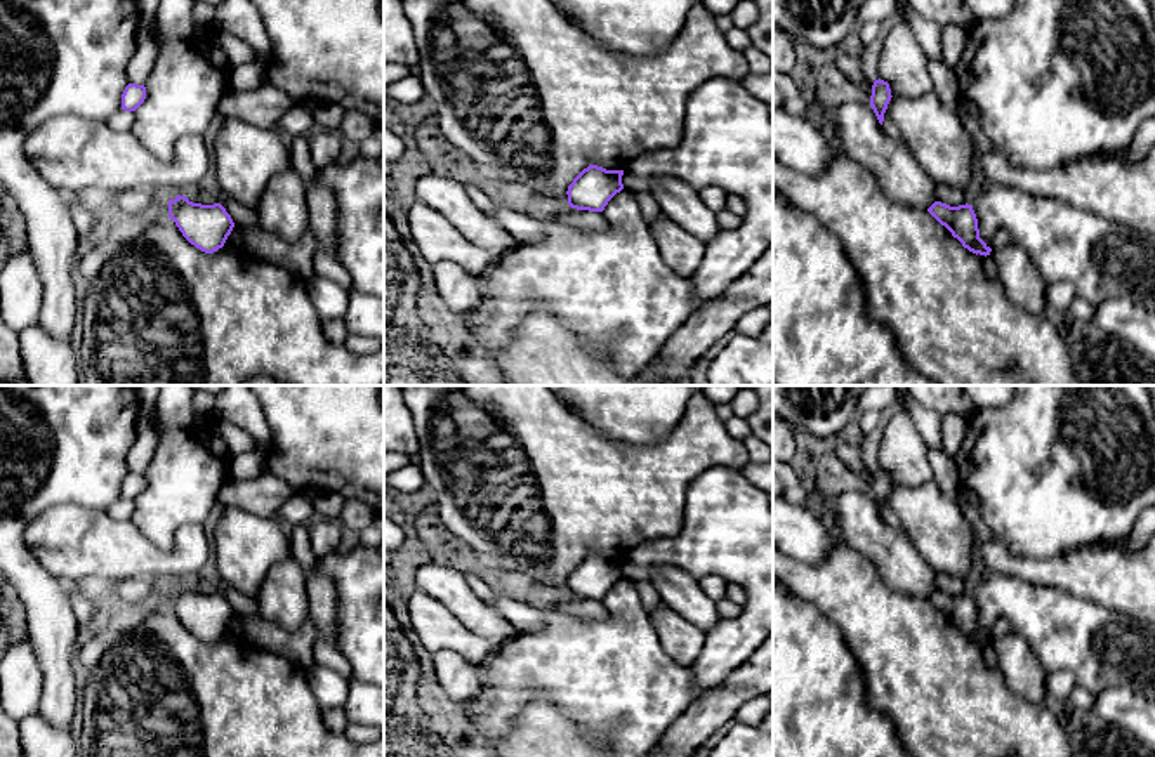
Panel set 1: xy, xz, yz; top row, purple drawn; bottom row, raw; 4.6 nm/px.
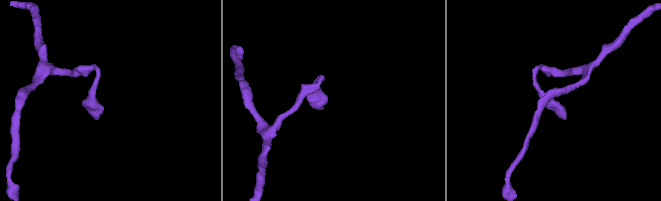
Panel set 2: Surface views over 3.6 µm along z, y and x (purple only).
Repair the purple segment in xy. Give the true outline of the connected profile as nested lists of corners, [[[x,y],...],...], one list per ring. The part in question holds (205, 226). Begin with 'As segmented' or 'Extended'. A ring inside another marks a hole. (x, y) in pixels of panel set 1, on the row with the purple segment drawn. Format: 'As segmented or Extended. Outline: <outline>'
As segmented. Outline: [[[179,194],[168,200],[168,217],[186,240],[205,253],[222,248],[234,227],[231,215],[221,203],[193,203]]]

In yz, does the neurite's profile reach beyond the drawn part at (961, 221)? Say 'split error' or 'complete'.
complete

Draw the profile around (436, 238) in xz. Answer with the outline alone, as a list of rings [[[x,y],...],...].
[[[419,200],[408,212],[412,243],[422,257],[436,266],[452,262],[479,276],[488,266],[488,253],[471,243],[445,215]]]

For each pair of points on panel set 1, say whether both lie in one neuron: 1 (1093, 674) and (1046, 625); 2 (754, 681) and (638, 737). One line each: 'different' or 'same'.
1: same
2: different

